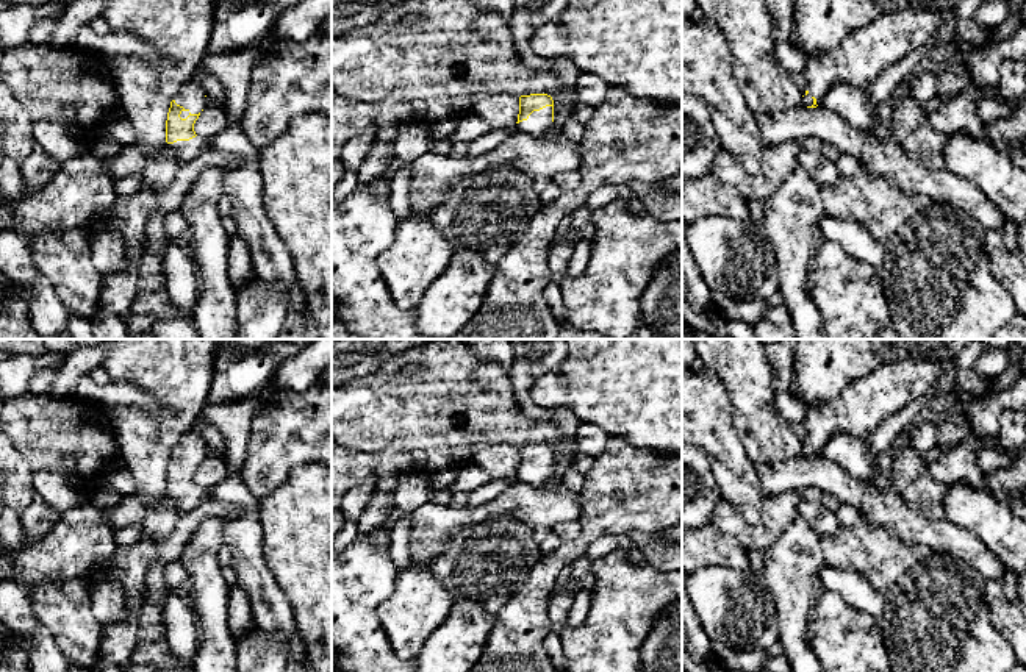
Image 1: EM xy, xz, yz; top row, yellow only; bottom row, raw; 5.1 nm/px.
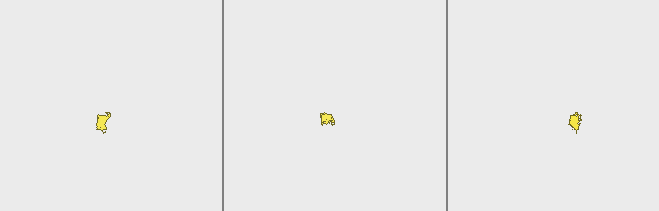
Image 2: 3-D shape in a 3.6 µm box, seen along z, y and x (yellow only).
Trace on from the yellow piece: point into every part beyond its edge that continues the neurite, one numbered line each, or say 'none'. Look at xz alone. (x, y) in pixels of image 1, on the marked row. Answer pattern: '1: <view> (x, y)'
1: xz (537, 125)

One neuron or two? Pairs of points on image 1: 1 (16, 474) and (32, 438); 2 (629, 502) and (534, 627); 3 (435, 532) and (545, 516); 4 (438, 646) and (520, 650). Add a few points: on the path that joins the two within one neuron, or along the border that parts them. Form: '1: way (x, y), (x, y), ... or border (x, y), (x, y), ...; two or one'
1: border (16, 447), (33, 472); two
2: way (595, 529), (543, 577), (535, 593); one
3: way (462, 518), (479, 514), (507, 502), (518, 502); one
4: border (498, 614), (487, 644), (479, 655); two

